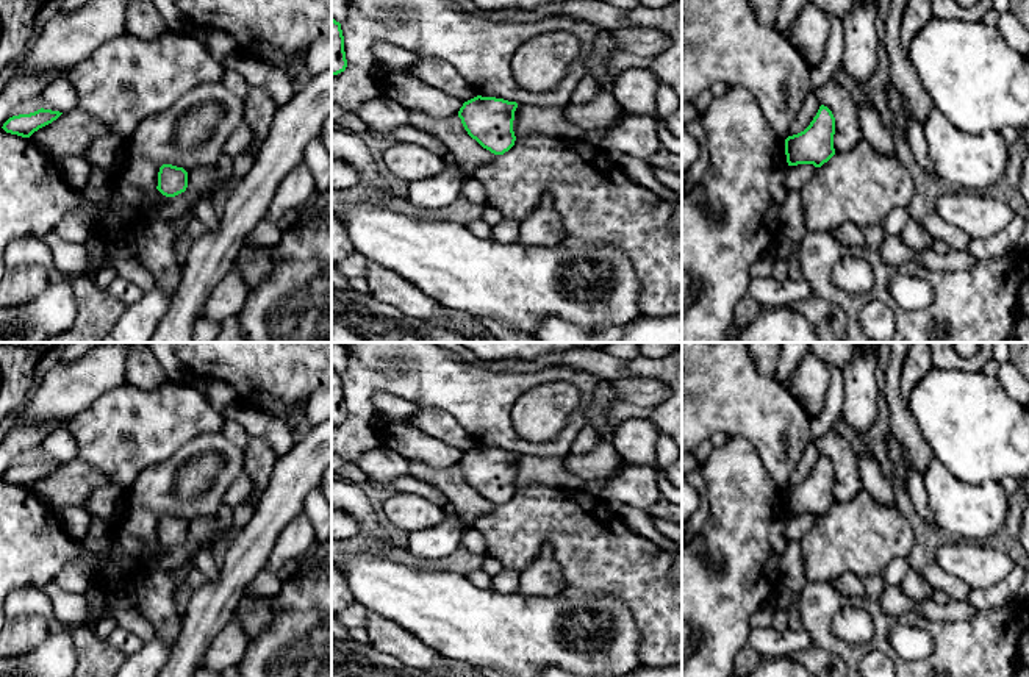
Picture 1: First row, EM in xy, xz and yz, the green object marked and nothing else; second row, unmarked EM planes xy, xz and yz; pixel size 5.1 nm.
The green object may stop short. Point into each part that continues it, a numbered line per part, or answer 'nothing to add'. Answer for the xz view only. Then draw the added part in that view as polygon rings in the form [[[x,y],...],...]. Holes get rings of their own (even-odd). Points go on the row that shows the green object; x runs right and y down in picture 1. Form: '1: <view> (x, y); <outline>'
nothing to add

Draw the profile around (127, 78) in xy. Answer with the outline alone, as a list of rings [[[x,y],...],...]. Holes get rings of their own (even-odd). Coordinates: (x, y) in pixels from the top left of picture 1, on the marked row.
[[[167,30],[152,39],[124,31],[72,67],[67,78],[77,91],[77,106],[113,134],[128,139],[142,119],[170,108],[194,86],[220,81],[224,72],[224,66],[213,59],[206,45],[186,30]]]

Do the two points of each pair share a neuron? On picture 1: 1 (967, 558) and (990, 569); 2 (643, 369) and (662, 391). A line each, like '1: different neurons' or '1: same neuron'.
1: same neuron
2: different neurons

